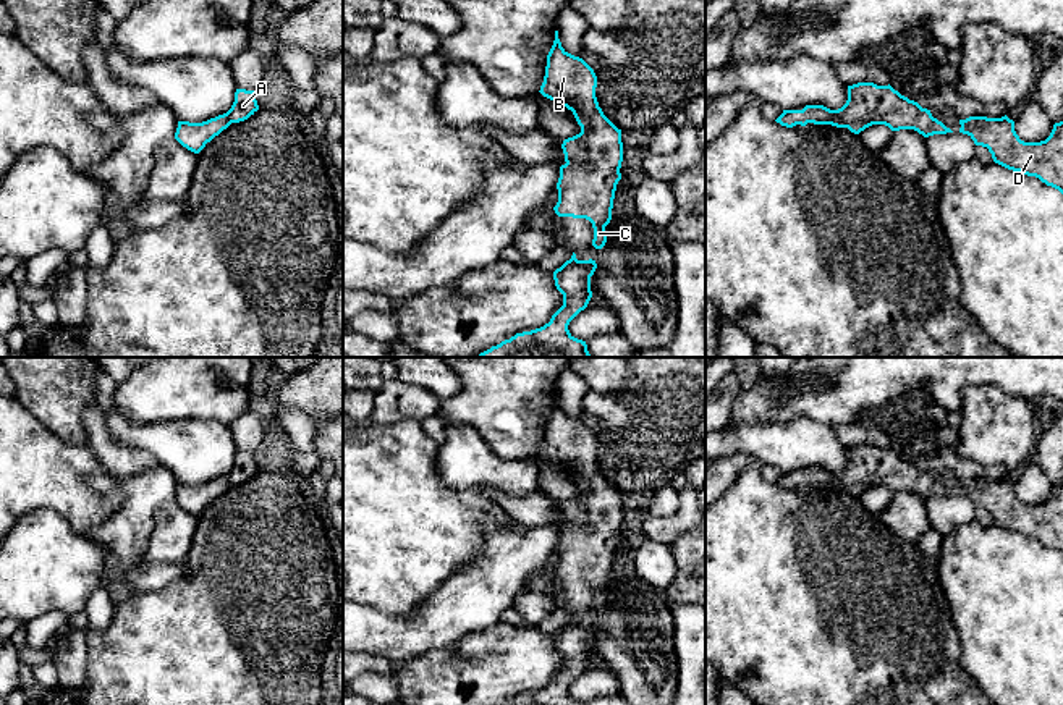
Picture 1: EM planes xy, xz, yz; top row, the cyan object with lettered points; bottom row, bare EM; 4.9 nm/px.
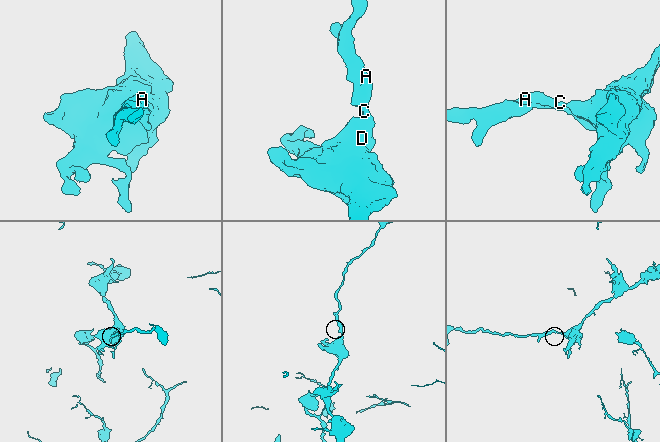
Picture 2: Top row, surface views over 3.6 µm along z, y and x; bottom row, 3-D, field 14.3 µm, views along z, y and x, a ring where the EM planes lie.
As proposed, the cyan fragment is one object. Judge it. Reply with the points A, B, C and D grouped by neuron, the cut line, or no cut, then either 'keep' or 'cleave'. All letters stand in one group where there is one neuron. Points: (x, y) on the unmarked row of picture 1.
A B C D; no cut; keep

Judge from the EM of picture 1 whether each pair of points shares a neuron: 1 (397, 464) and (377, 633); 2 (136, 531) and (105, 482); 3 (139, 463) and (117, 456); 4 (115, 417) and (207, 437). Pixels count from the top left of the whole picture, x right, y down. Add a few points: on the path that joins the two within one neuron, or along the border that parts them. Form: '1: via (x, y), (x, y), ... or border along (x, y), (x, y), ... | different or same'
1: border along (359, 603), (393, 615), (410, 615), (418, 608) | different
2: via (136, 516), (136, 503), (120, 487) | same
3: via (135, 461), (122, 461) | same
4: via (138, 437), (185, 437) | same

